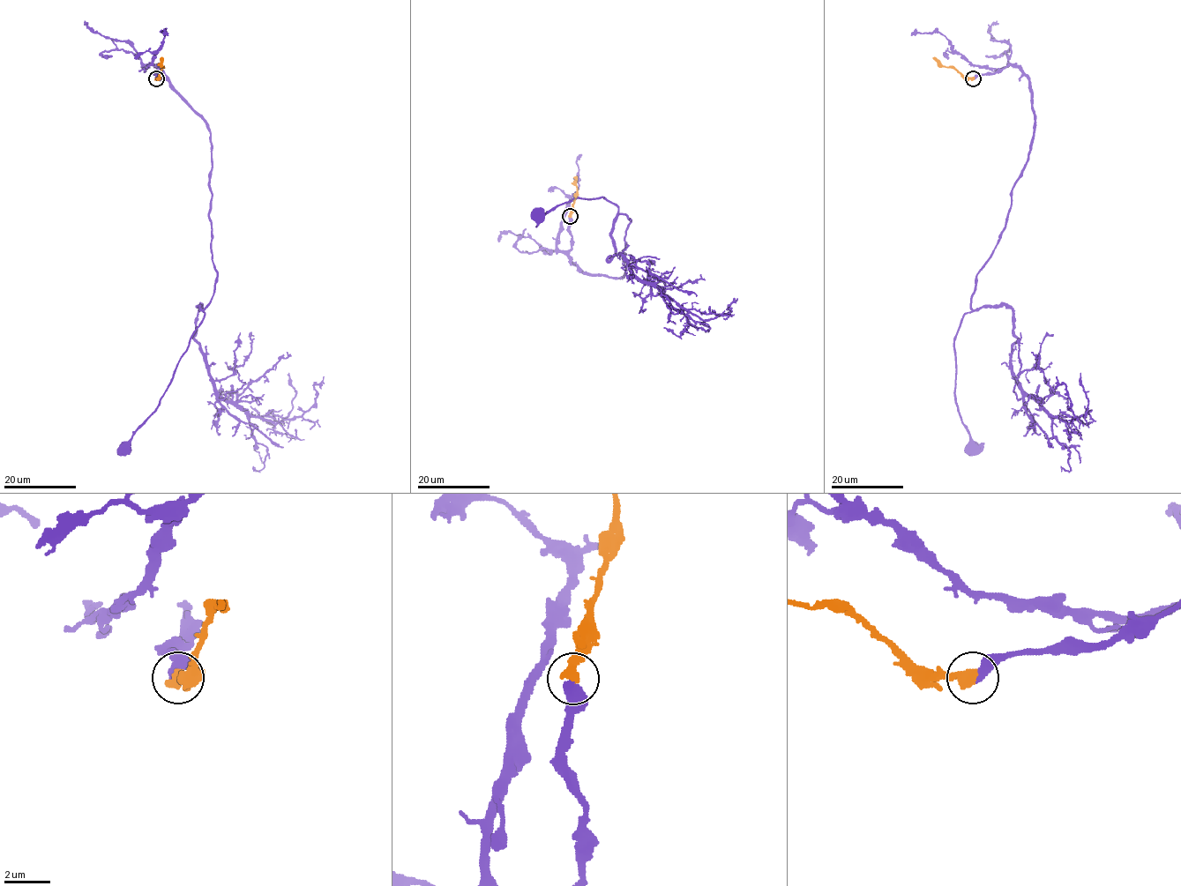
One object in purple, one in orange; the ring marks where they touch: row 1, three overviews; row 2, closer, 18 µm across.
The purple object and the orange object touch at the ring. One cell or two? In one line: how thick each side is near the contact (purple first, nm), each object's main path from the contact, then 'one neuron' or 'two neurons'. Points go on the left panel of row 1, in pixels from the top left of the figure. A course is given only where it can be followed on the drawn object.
440 nm thick on the purple side, 500 nm on the other; purple runs (157, 78), (154, 65), (210, 134), (216, 274), (194, 339), (213, 388), (278, 423), (314, 404), (324, 376); orange runs (157, 78), (163, 68), (162, 57); one neuron

